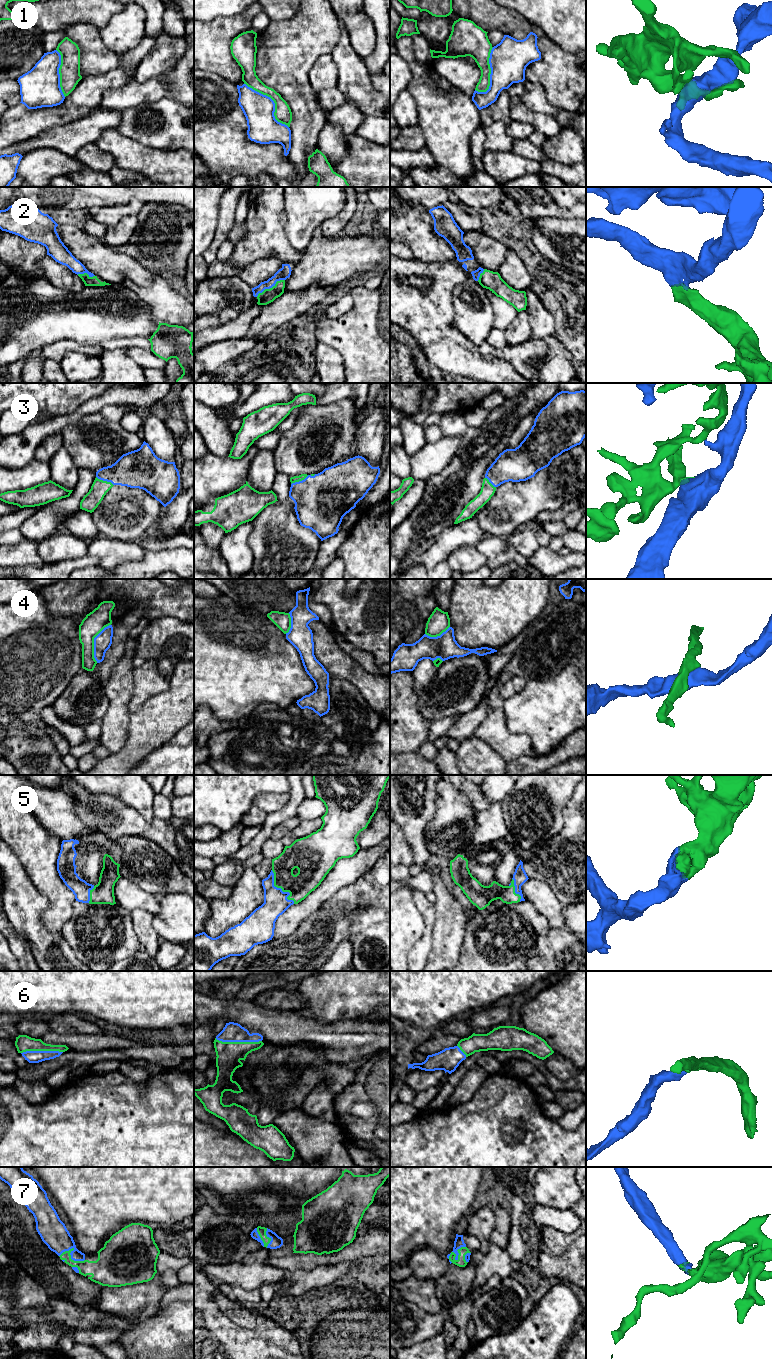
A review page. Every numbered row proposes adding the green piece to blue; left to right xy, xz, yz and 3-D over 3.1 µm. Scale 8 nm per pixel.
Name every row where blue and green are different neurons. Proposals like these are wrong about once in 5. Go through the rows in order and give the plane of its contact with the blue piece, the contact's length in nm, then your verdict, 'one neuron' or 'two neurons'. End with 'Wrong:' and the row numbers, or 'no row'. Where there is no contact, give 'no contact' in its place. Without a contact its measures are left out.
1: xz | 500 nm | two neurons
2: xz | 280 nm | one neuron
3: xy | 160 nm | one neuron
4: xy | 340 nm | two neurons
5: xz | 320 nm | one neuron
6: xz | 380 nm | one neuron
7: xy | 220 nm | one neuron
Wrong: 1, 4

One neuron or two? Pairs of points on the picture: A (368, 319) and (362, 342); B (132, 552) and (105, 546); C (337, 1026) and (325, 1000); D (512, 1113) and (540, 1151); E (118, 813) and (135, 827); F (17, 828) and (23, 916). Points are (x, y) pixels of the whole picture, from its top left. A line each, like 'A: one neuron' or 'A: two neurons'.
A: one neuron
B: one neuron
C: two neurons
D: one neuron
E: one neuron
F: two neurons

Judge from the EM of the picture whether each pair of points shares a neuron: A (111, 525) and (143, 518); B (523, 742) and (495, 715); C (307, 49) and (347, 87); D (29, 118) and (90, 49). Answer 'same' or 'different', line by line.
A: same
B: same
C: different
D: different

